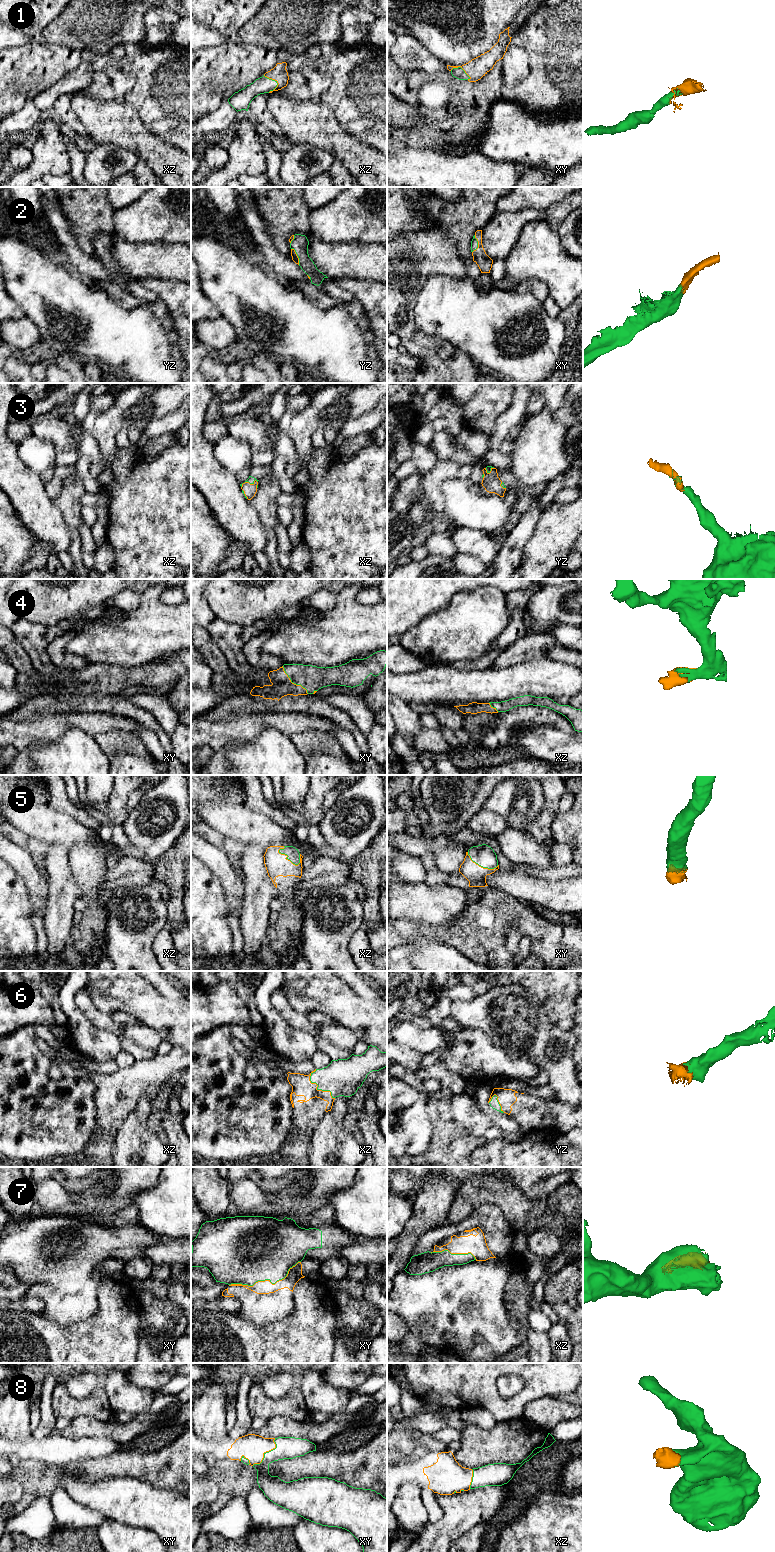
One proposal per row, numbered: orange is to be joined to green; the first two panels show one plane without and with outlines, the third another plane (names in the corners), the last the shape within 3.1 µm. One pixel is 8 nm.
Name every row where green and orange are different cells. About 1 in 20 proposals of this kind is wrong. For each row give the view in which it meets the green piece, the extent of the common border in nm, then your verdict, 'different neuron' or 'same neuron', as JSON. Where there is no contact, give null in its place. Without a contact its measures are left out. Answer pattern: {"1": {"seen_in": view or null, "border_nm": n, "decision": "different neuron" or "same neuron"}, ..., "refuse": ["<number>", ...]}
{"1": {"seen_in": "xz", "border_nm": 150, "decision": "same neuron"}, "2": {"seen_in": "yz", "border_nm": 150, "decision": "same neuron"}, "3": {"seen_in": "xz", "border_nm": 140, "decision": "same neuron"}, "4": {"seen_in": "xy", "border_nm": 300, "decision": "same neuron"}, "5": {"seen_in": "xz", "border_nm": 200, "decision": "same neuron"}, "6": {"seen_in": "xz", "border_nm": 280, "decision": "same neuron"}, "7": {"seen_in": "xy", "border_nm": 600, "decision": "same neuron"}, "8": {"seen_in": "xy", "border_nm": 300, "decision": "same neuron"}, "refuse": []}

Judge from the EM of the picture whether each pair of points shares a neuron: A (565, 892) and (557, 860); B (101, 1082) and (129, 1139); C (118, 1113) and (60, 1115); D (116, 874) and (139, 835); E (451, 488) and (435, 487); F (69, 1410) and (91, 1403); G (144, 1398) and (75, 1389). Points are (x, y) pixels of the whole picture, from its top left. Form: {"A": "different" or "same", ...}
{"A": "different", "B": "different", "C": "different", "D": "different", "E": "different", "F": "same", "G": "same"}

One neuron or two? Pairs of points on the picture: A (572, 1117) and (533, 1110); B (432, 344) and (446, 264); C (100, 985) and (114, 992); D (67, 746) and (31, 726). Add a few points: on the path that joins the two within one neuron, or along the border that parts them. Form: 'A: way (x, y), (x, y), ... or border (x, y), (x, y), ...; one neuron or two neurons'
A: way (562, 1112), (556, 1108), (543, 1108); one neuron
B: way (407, 325), (404, 319), (404, 295), (421, 276); one neuron
C: border (109, 982), (104, 989), (94, 990), (90, 994); two neurons
D: border (76, 727), (70, 727), (56, 740), (34, 748); two neurons

